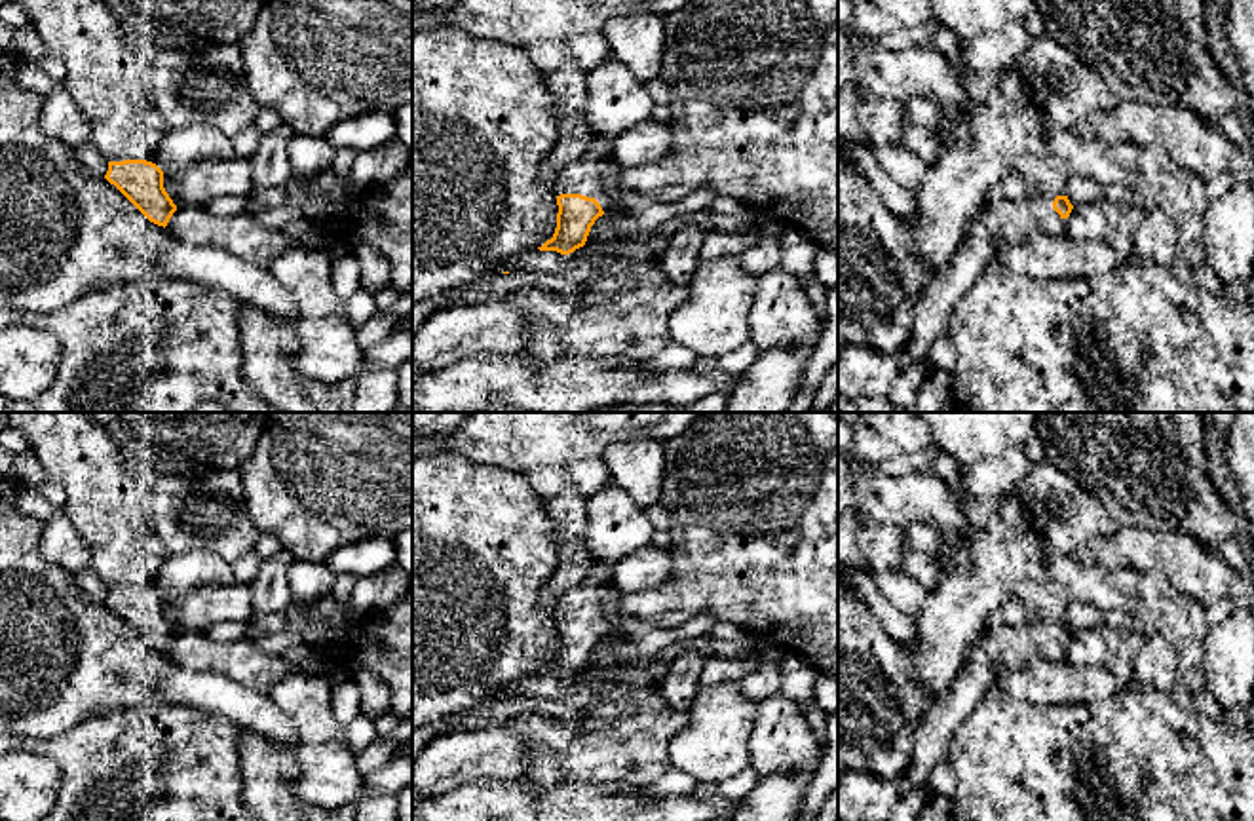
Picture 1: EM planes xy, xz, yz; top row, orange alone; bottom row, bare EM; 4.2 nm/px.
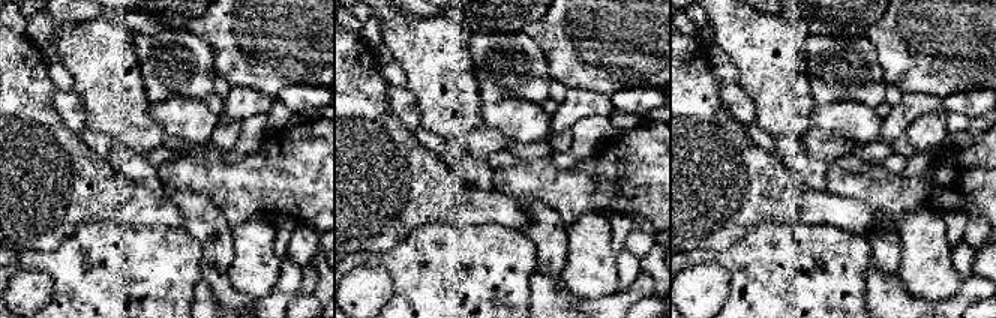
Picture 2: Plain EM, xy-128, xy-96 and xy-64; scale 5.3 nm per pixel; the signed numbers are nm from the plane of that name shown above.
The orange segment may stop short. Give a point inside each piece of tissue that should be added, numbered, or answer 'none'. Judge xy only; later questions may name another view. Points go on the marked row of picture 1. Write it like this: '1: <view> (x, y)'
none

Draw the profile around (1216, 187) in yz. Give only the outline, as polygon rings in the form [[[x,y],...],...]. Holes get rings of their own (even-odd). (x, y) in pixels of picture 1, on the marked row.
[[[1227,171],[1205,181],[1206,198],[1208,200],[1222,198],[1231,188],[1233,182],[1235,179]]]

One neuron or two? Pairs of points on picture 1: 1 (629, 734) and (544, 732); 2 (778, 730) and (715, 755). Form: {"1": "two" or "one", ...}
{"1": "one", "2": "two"}

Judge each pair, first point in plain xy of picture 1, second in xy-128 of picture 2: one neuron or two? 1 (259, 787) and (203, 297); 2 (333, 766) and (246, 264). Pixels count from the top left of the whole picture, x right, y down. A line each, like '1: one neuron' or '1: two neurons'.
1: one neuron
2: one neuron

